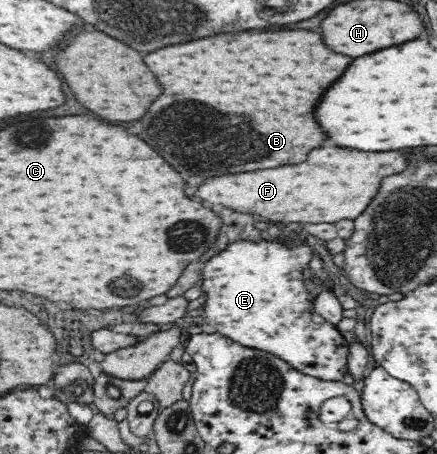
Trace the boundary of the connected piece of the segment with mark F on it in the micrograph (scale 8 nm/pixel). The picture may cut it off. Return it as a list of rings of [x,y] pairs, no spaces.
[[[316,148],[308,160],[296,166],[278,166],[276,170],[256,170],[244,174],[226,174],[206,180],[194,196],[212,204],[256,216],[277,225],[282,223],[336,224],[340,220],[356,220],[376,198],[384,177],[400,174],[410,166],[408,154],[386,152],[366,154],[346,148]]]

